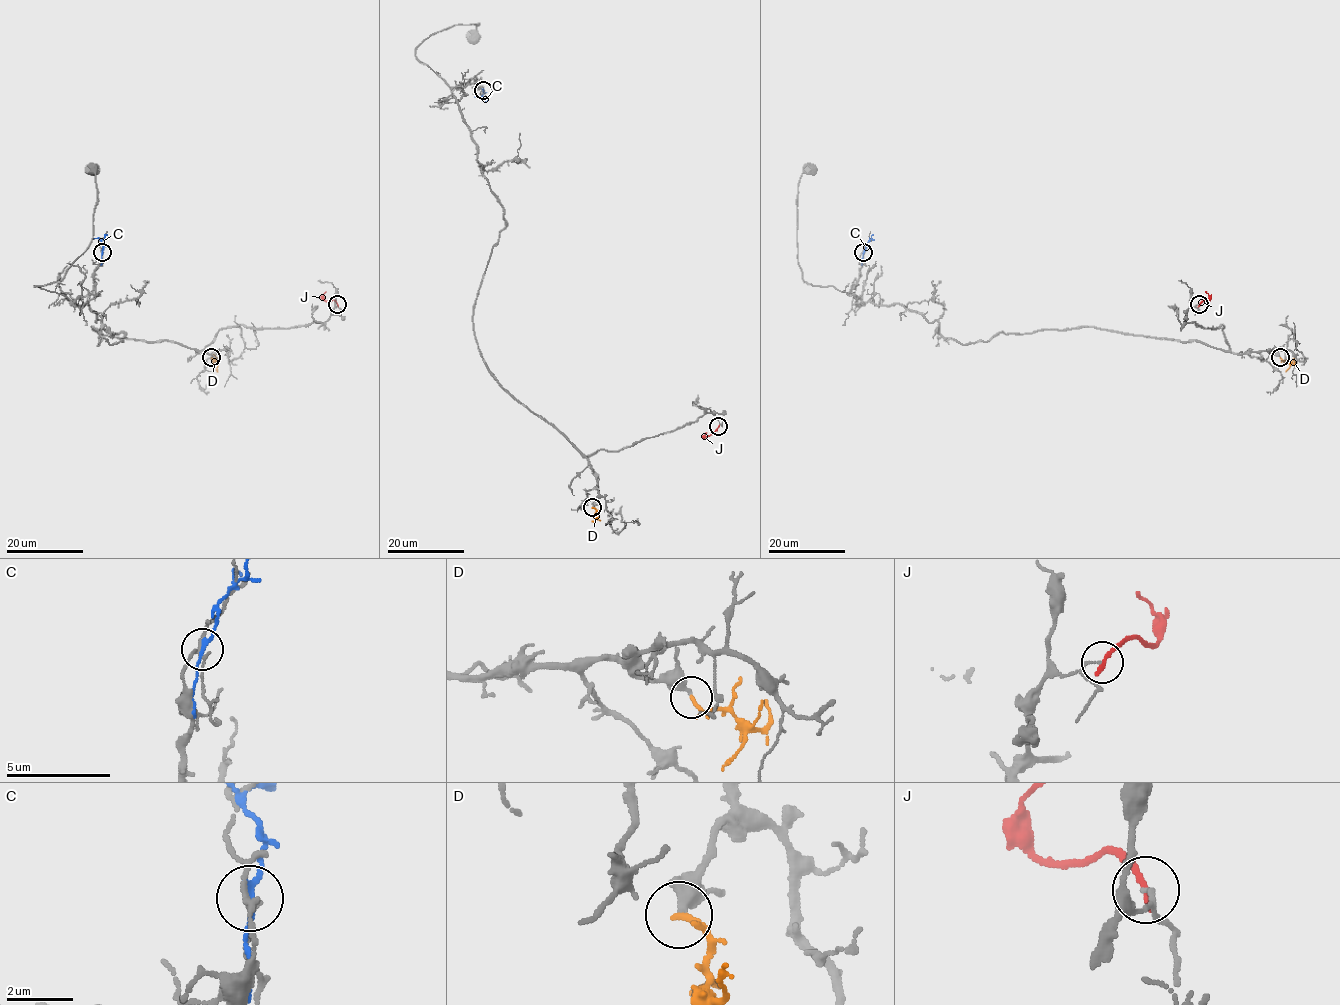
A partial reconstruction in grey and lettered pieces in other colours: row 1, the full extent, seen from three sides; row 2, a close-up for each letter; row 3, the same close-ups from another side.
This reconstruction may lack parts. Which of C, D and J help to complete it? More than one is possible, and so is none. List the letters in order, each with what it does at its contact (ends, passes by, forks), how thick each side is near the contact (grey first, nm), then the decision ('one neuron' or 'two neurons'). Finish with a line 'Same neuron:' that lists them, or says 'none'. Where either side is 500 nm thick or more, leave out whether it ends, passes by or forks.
C: it passes by; 140 nm thick on the grey side, 160 nm on the other; two neurons
D: it ends there; 380 nm thick on the grey side, 200 nm on the other; one neuron
J: it ends there; 130 nm thick on the grey side, 220 nm on the other; two neurons
Same neuron: D

